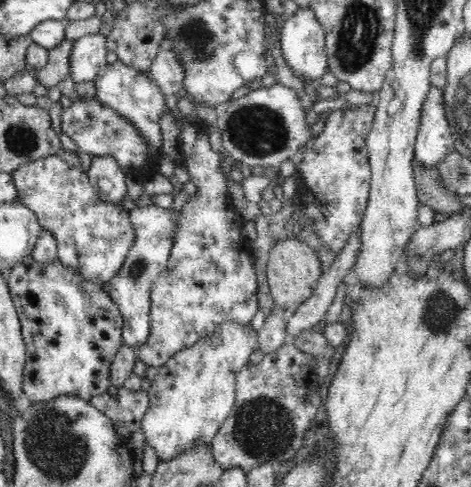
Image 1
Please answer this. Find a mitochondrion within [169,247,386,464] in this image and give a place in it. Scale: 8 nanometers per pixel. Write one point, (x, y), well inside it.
(261, 426)

